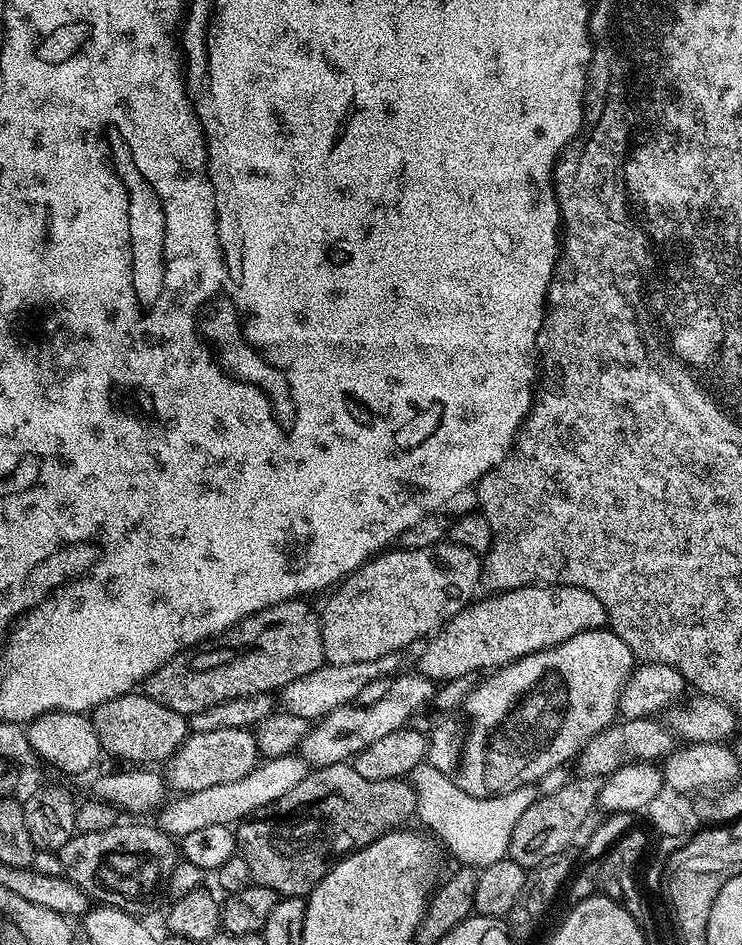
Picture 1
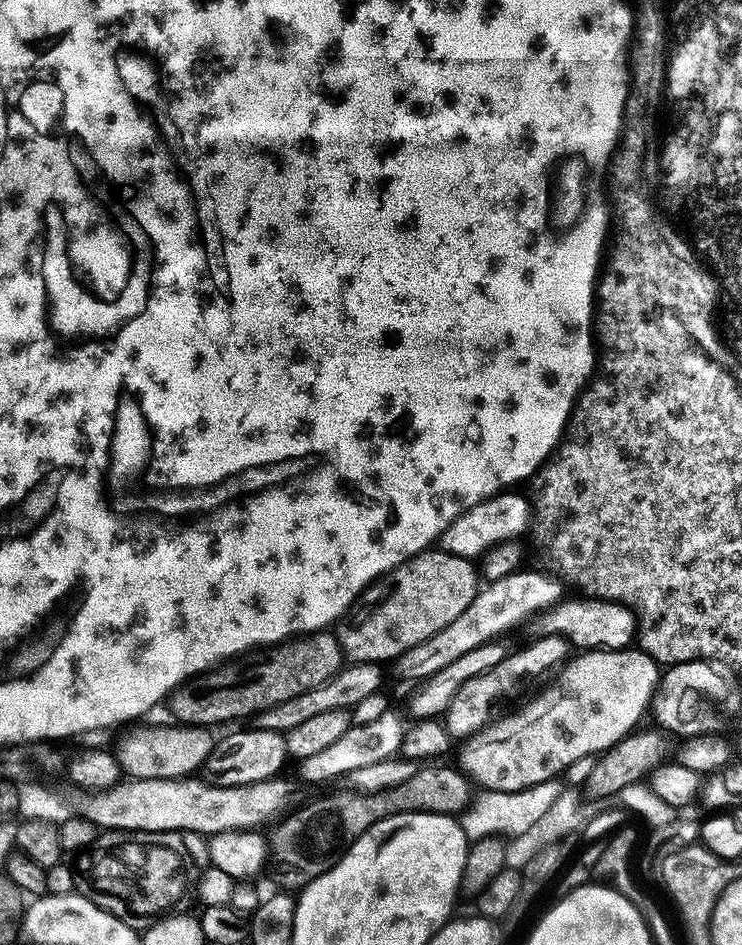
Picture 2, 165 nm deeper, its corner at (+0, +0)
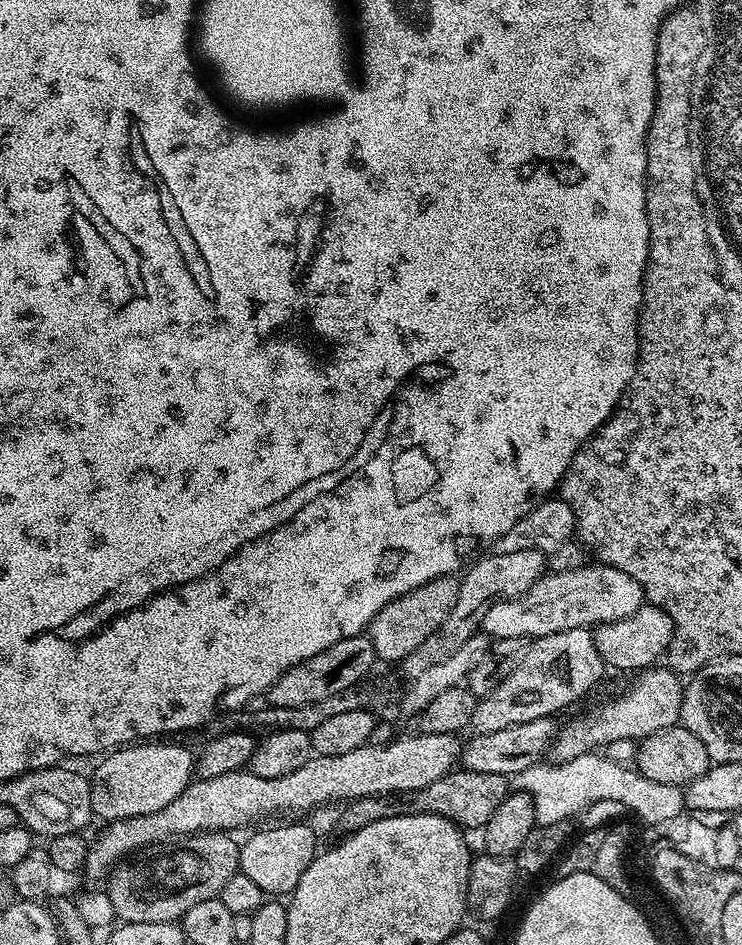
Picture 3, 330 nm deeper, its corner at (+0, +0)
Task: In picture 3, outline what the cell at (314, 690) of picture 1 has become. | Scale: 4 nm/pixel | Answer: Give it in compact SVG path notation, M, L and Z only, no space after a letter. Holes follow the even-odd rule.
M589 562L578 570L549 571L541 576L538 582L534 582L534 586L530 586L530 590L526 590L526 594L513 600L499 600L497 604L490 606L490 611L486 613L482 632L493 641L498 641L506 638L535 638L575 628L591 629L593 625L599 626L618 622L622 618L630 618L630 614L637 612L644 603L643 588L638 586L638 582L634 582L634 578L630 578L630 574L622 574L622 570L609 564Z

